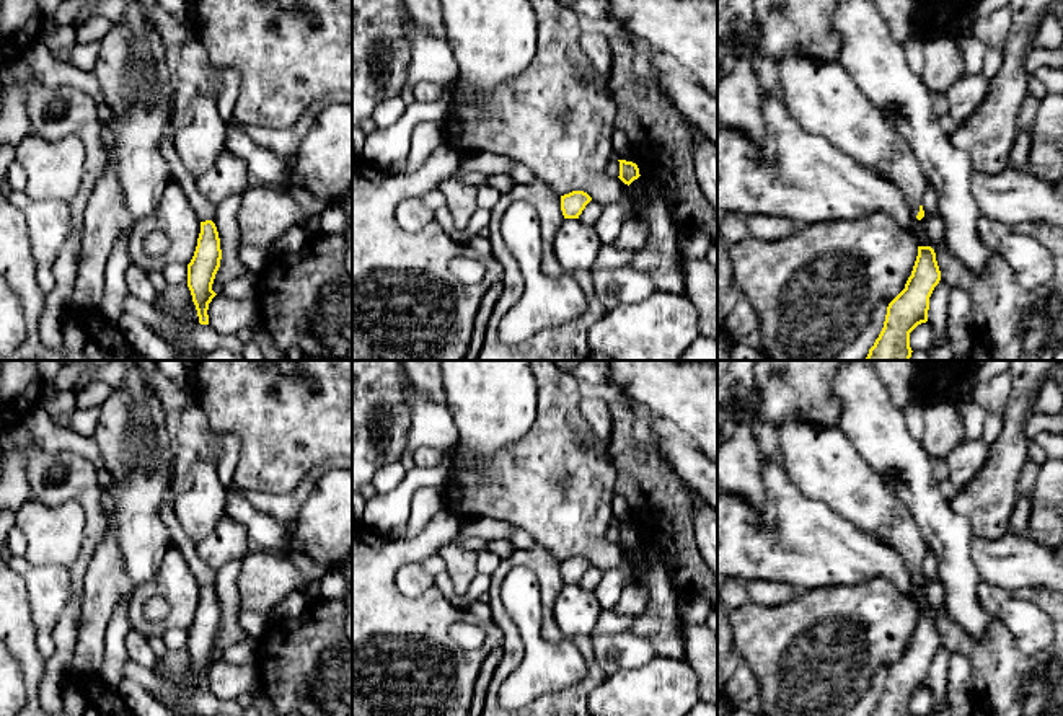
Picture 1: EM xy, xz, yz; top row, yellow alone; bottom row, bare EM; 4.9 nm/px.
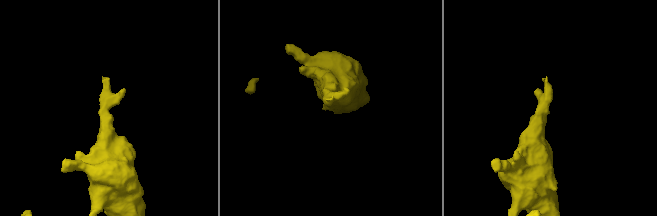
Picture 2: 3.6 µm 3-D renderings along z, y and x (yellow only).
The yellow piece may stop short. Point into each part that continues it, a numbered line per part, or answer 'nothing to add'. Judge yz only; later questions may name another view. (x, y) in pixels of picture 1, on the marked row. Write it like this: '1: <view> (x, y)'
1: yz (825, 101)

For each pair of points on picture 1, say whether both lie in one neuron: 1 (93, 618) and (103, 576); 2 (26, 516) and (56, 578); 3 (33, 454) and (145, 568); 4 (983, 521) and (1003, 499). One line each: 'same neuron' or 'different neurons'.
1: same neuron
2: different neurons
3: different neurons
4: same neuron

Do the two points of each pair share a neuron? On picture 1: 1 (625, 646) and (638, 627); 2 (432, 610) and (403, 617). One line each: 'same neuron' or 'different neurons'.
1: different neurons
2: same neuron

